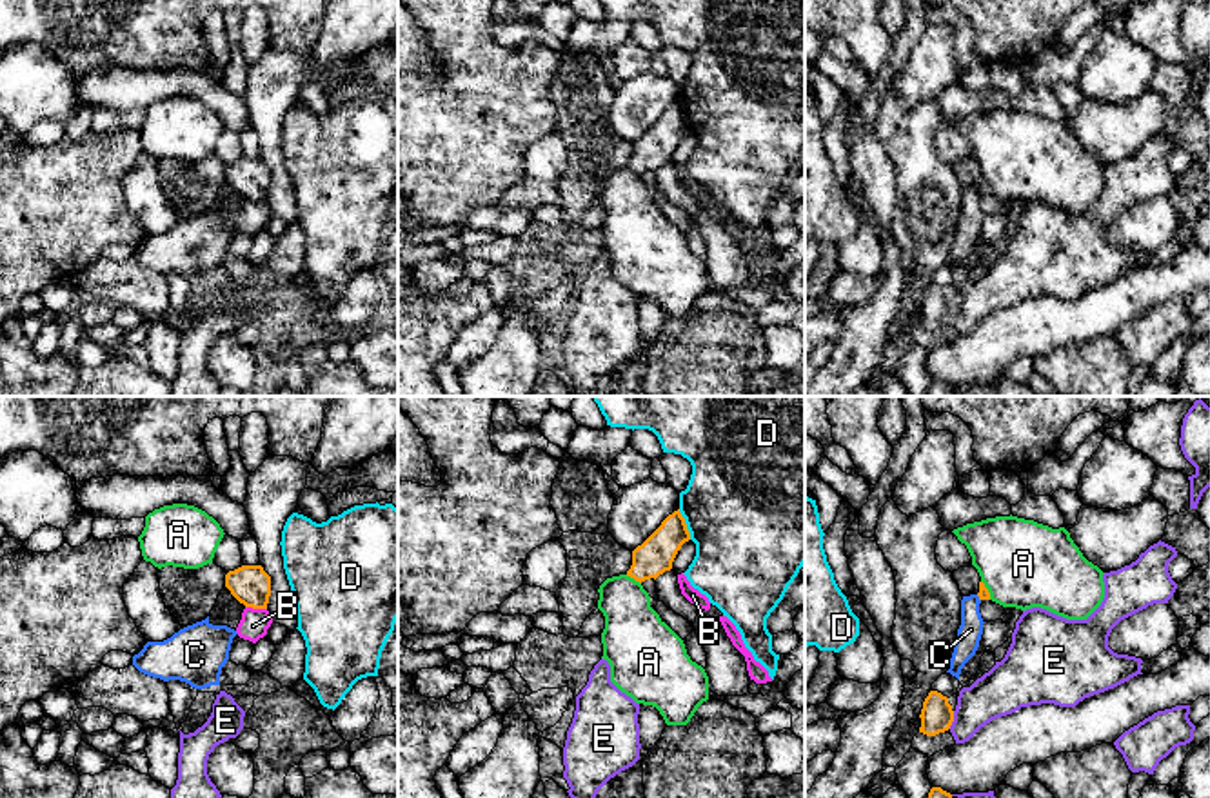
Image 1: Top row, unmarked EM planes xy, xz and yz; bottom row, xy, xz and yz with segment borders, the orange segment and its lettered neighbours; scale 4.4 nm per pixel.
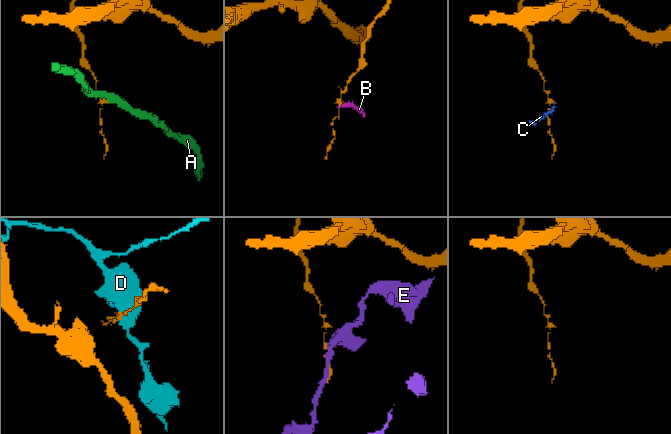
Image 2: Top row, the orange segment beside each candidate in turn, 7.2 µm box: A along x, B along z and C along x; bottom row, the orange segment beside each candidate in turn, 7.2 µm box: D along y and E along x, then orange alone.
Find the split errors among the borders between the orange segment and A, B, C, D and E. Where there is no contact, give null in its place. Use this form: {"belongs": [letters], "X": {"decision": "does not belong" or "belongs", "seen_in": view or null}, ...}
{"belongs": [], "A": {"decision": "does not belong", "seen_in": "xz"}, "B": {"decision": "does not belong", "seen_in": "xy"}, "C": {"decision": "does not belong", "seen_in": "yz"}, "D": {"decision": "does not belong", "seen_in": "xz"}, "E": {"decision": "does not belong", "seen_in": "yz"}}

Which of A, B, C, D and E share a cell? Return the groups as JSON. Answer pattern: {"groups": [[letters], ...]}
{"groups": [["A"], ["B", "C"], ["D"], ["E"]]}

